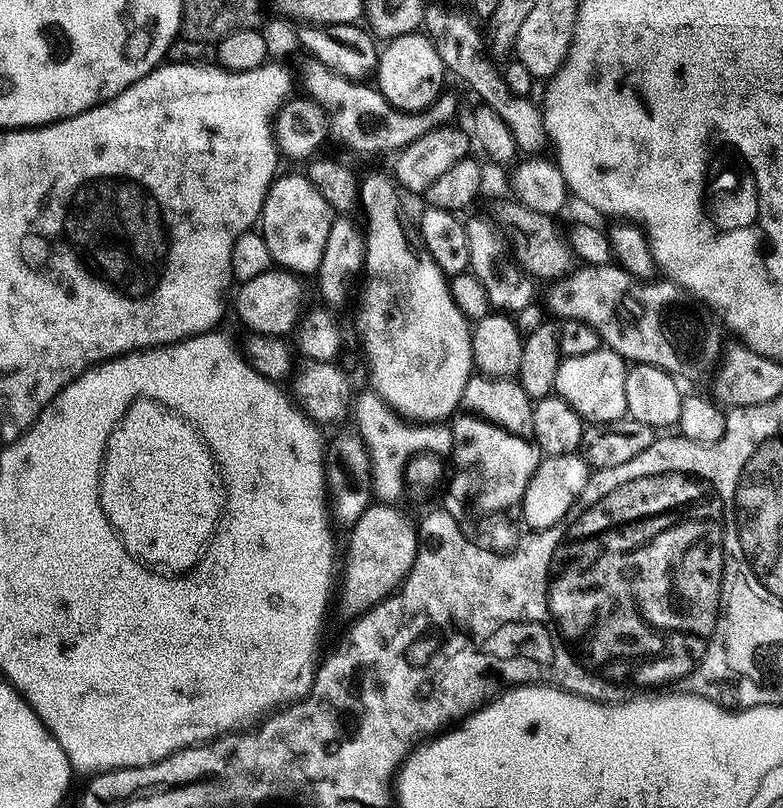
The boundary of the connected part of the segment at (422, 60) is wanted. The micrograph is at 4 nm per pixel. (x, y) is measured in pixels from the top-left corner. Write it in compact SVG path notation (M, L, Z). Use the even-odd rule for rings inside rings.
M419 31L394 37L379 49L379 60L374 71L375 83L392 107L402 112L421 112L423 108L431 106L445 91L444 76L446 69L438 50L432 40Z

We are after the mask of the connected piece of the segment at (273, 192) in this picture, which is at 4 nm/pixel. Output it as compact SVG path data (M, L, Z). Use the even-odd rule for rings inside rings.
M277 175L268 187L262 213L262 235L266 246L270 246L273 265L297 274L319 273L333 219L331 206L309 182L307 175Z

